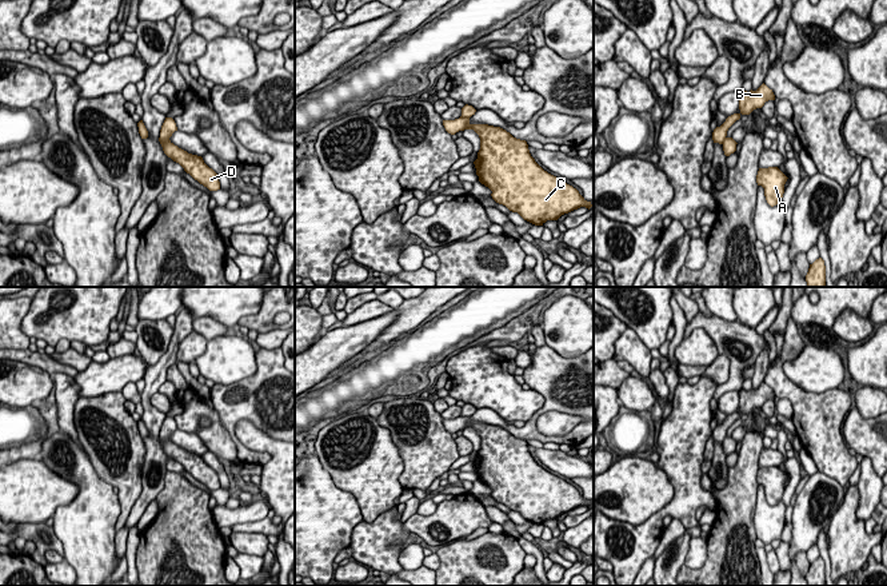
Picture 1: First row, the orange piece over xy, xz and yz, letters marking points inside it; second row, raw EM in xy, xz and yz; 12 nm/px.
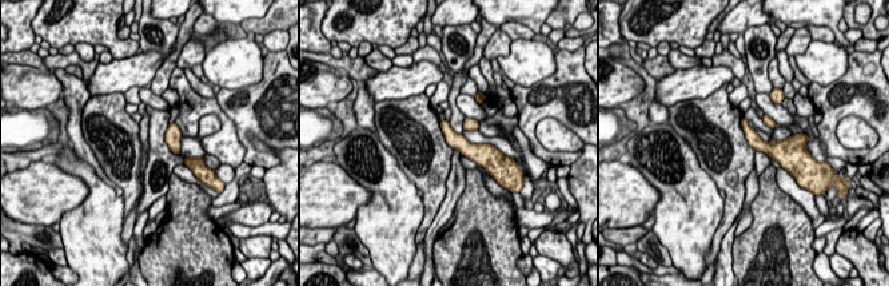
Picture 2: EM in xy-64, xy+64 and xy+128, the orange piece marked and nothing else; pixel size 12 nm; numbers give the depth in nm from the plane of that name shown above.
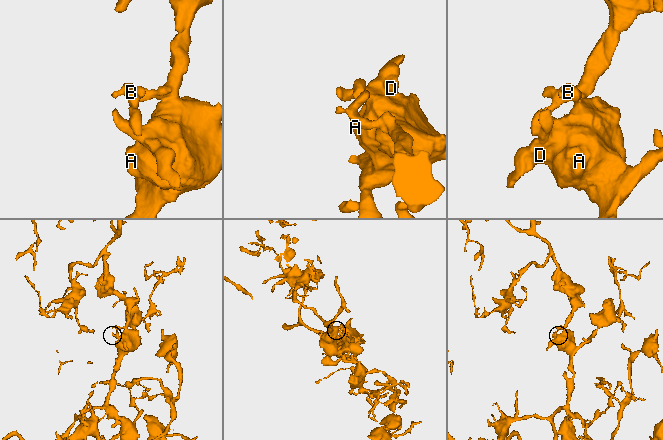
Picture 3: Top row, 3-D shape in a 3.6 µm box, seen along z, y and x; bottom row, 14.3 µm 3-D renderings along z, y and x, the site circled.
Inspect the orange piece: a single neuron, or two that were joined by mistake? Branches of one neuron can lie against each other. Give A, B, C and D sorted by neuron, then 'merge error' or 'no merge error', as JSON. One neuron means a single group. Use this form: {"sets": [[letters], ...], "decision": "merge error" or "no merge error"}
{"sets": [["A", "B", "C", "D"]], "decision": "no merge error"}

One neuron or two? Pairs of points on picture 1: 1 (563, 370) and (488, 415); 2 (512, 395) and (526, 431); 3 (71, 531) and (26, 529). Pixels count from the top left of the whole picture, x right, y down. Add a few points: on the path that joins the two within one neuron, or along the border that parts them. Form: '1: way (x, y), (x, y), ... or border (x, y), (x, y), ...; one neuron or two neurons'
1: way (559, 394), (523, 430), (512, 429); one neuron
2: border (543, 395), (544, 403), (526, 422); two neurons
3: border (52, 526), (62, 543), (63, 554); two neurons

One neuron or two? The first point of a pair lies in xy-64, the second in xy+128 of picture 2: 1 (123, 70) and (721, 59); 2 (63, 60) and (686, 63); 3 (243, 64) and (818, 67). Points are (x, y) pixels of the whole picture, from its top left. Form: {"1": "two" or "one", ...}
{"1": "two", "2": "one", "3": "one"}

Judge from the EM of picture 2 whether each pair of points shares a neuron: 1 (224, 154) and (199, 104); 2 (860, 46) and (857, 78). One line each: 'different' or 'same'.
1: same
2: different

